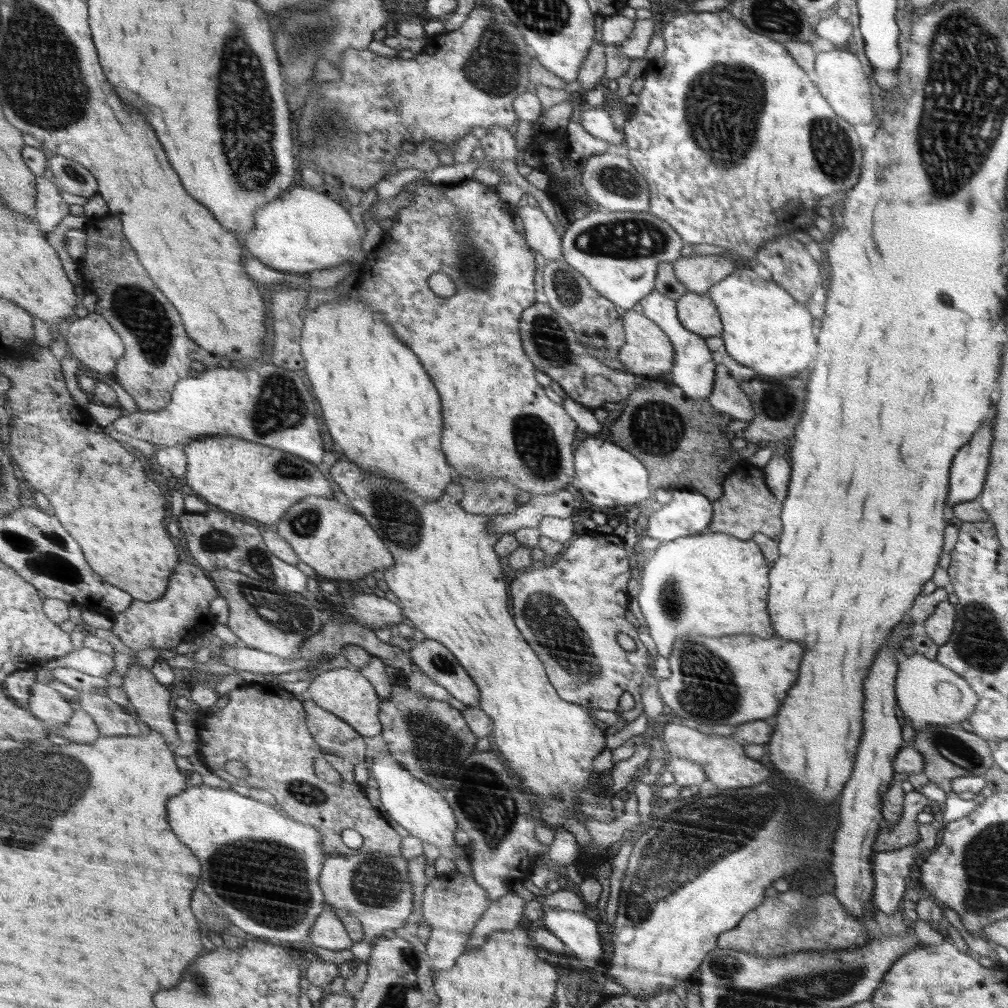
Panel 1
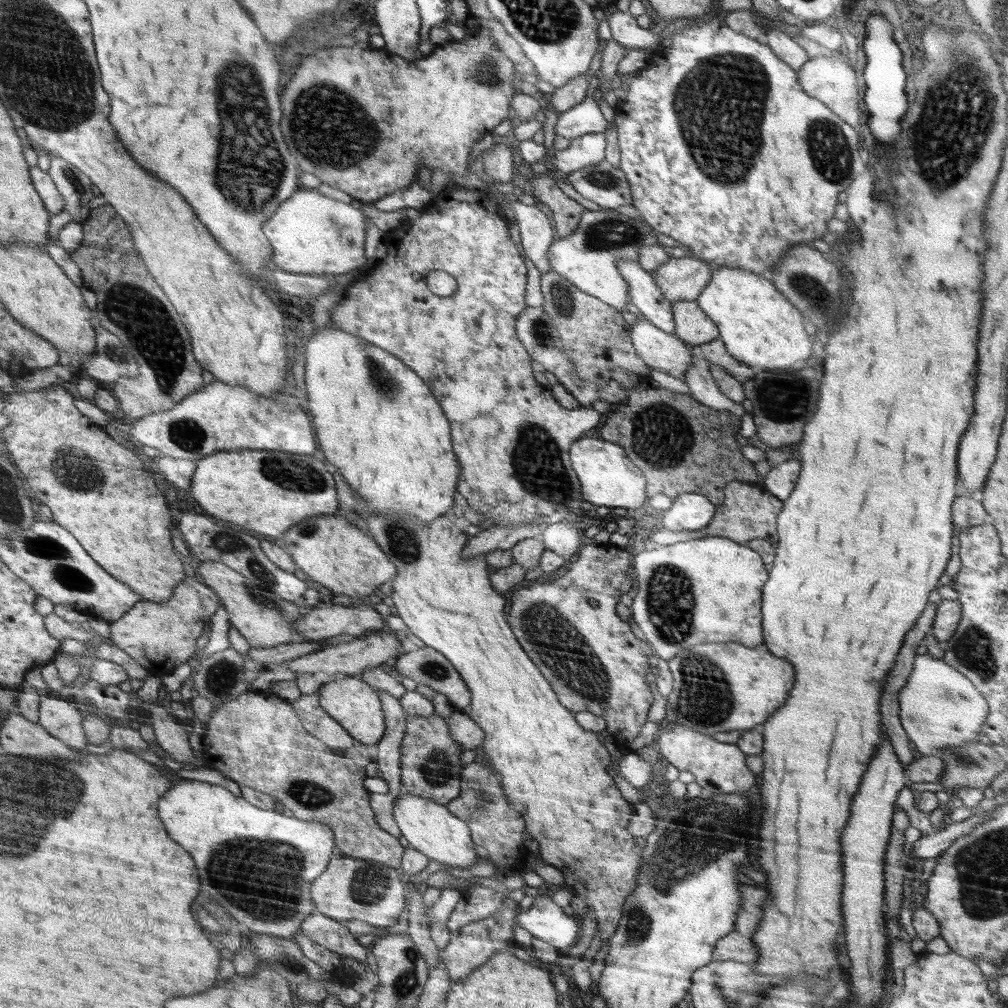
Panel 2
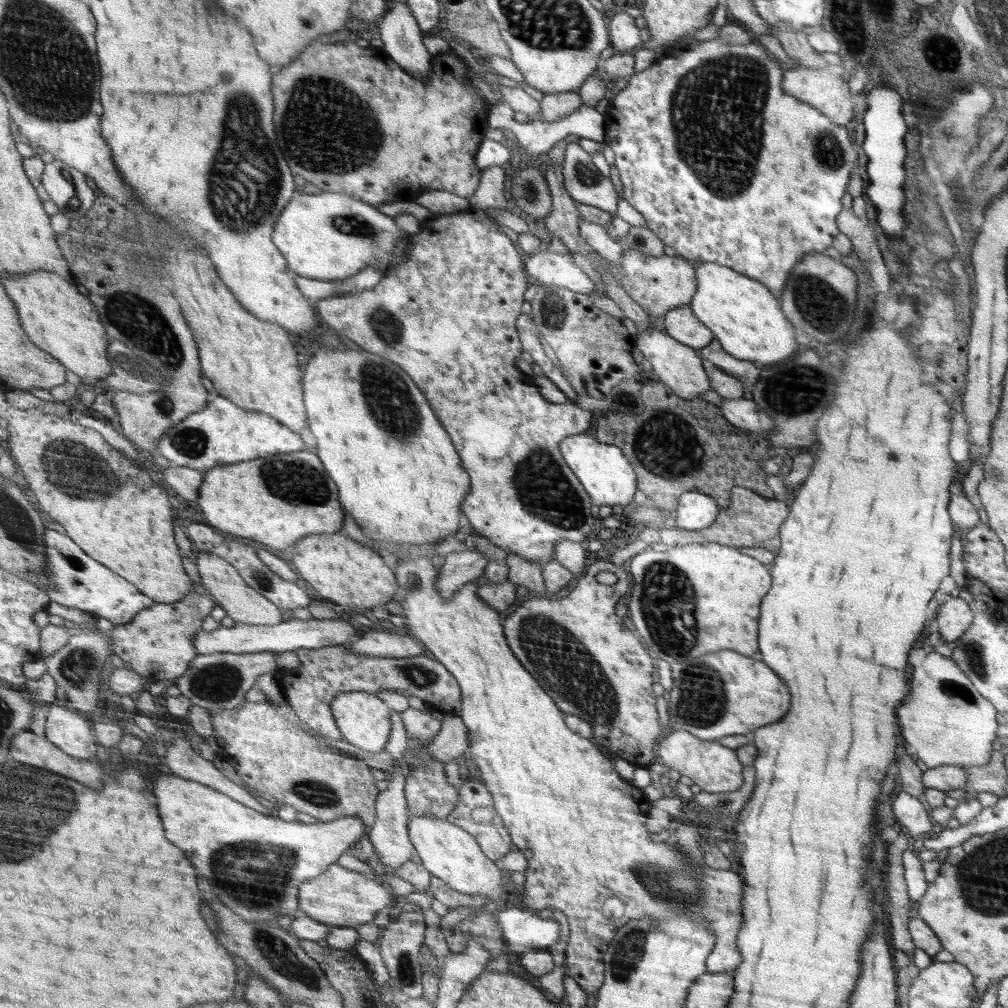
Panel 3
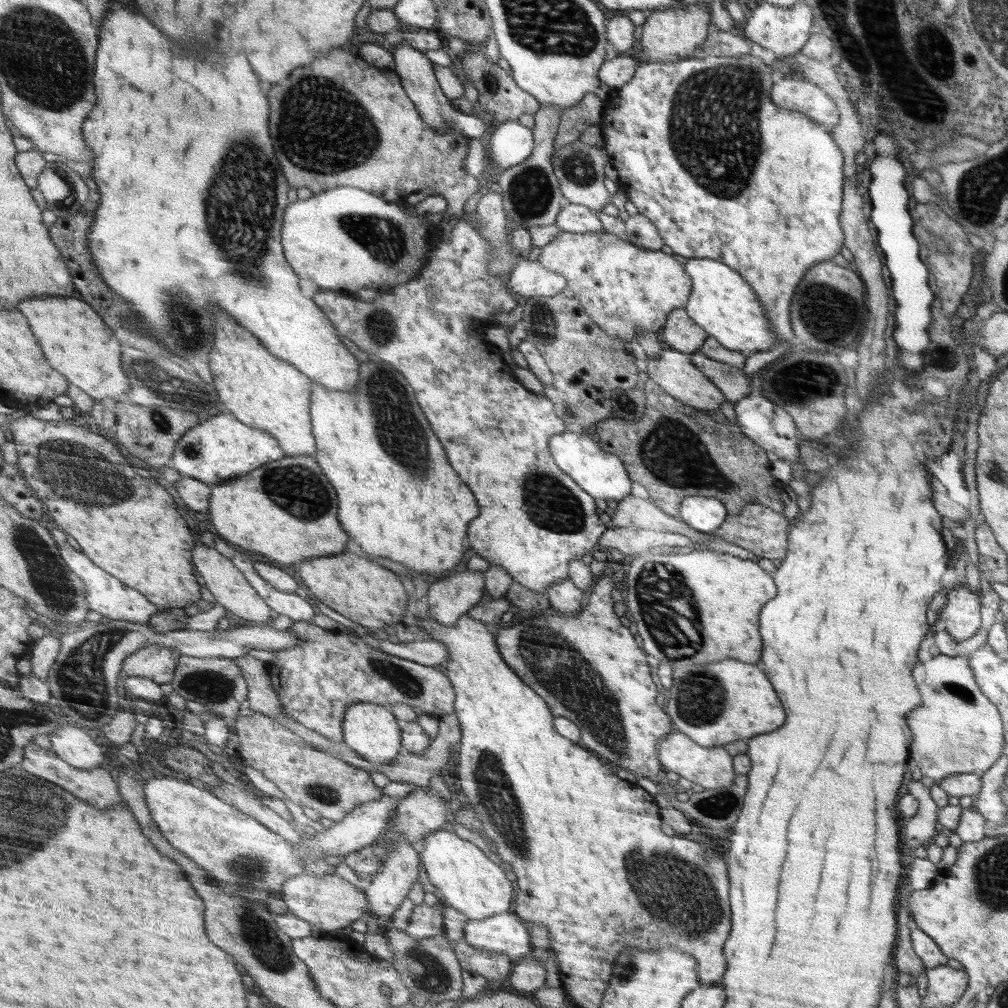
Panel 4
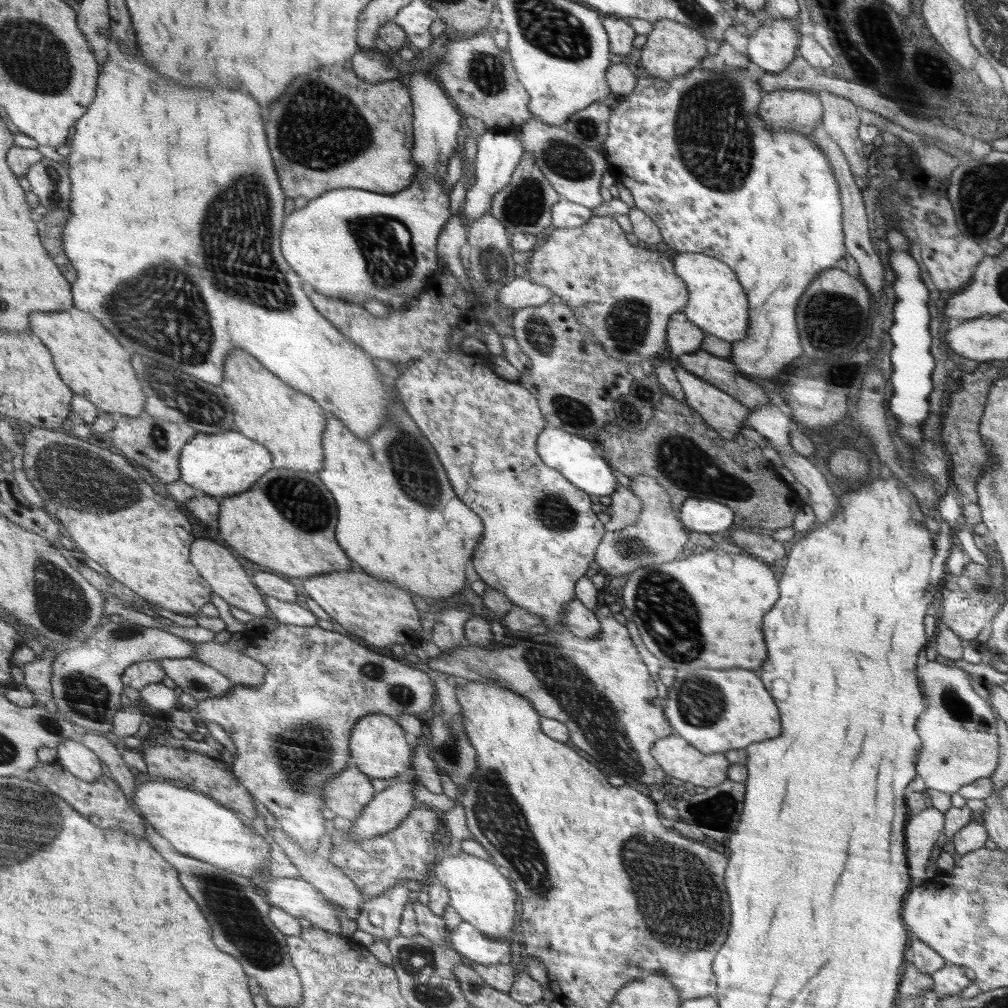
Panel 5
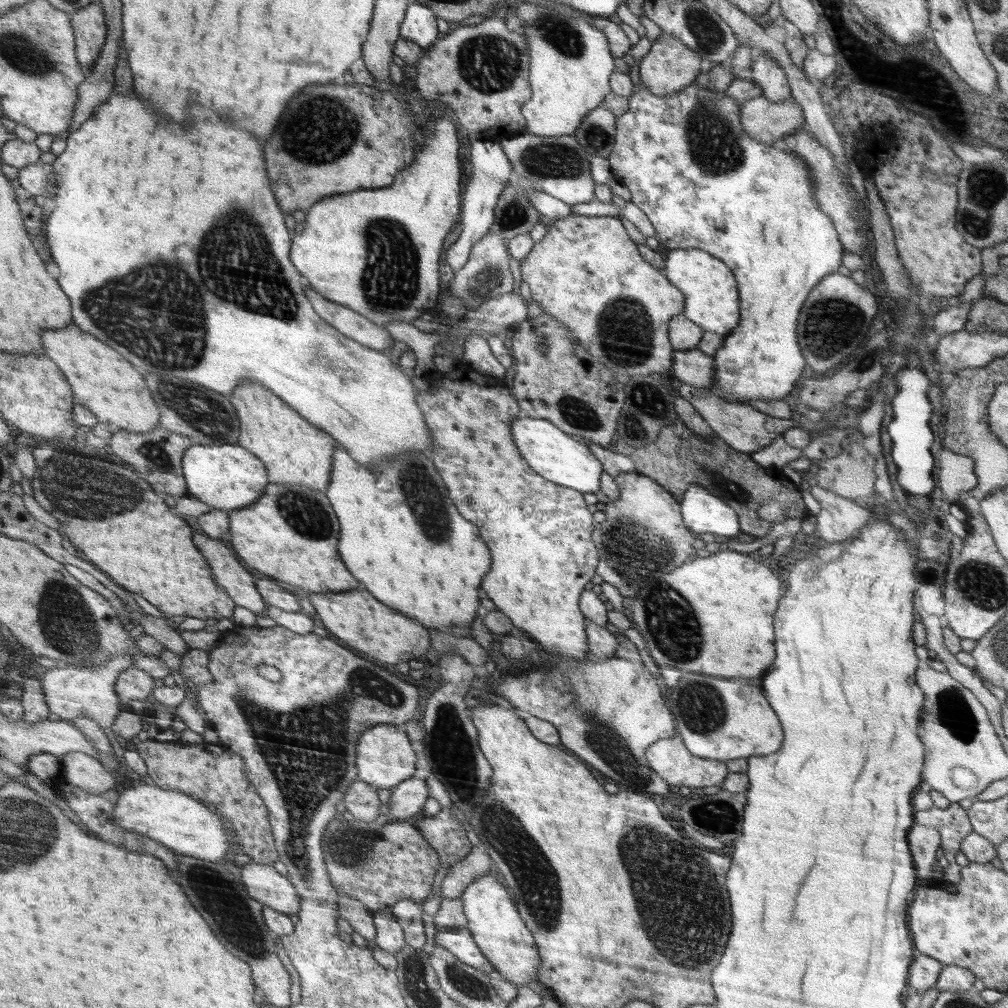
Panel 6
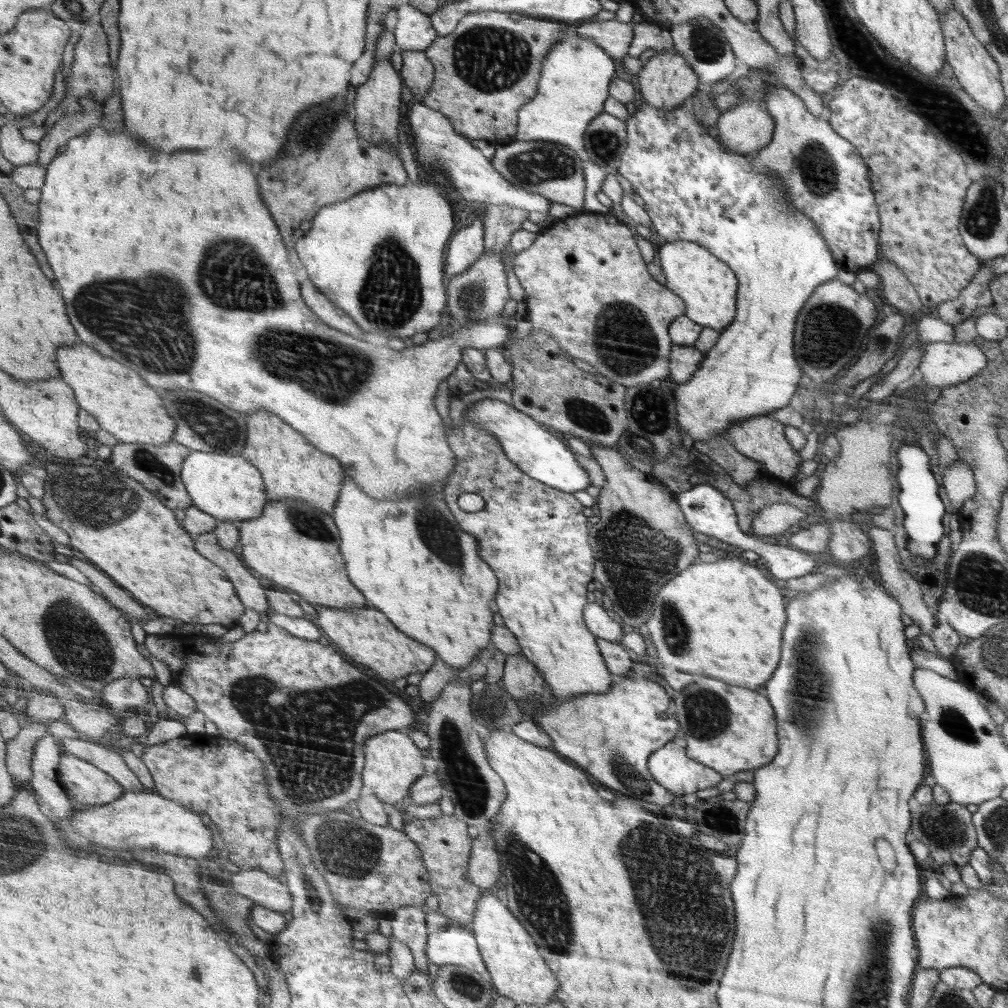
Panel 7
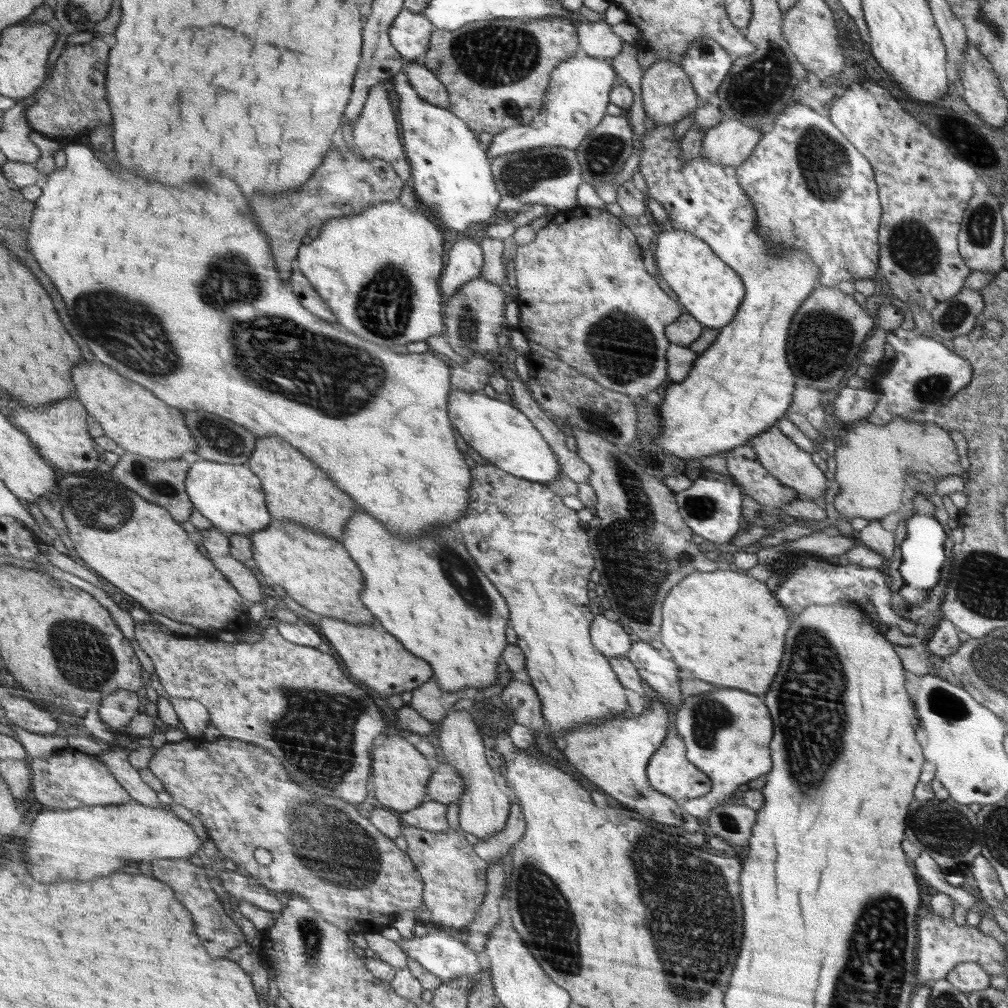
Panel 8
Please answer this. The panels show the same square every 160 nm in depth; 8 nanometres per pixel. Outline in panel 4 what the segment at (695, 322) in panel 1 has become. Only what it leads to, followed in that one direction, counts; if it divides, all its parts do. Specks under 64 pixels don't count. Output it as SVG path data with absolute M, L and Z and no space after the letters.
M684 307L675 308L664 326L664 345L690 355L699 352L709 335L687 315Z

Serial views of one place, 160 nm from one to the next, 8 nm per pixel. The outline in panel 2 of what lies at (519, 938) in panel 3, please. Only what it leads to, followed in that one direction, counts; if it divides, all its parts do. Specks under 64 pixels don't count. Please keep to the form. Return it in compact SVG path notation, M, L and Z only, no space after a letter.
M545 887L538 890L532 909L520 913L517 921L532 938L548 942L562 952L574 946L581 936L580 920L567 916L545 892Z

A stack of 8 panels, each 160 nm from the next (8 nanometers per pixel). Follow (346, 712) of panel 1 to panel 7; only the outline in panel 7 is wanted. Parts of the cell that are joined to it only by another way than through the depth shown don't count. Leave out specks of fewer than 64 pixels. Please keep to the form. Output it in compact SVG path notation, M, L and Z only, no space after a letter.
M390 730L373 736L365 743L364 752L364 784L368 785L369 792L374 793L389 805L394 805L407 798L413 784L424 774L422 754L414 746L414 742L406 734L402 734L402 730Z

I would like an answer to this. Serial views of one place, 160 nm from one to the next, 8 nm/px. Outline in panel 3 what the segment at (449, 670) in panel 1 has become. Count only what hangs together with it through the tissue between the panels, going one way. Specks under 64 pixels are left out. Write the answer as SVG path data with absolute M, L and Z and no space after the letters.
M345 644L325 646L319 649L296 649L300 666L289 671L278 671L278 682L285 700L296 716L310 728L317 730L324 740L338 740L343 736L338 730L331 703L344 692L364 692L378 695L381 690L395 690L408 696L416 696L432 710L459 716L462 712L462 689L455 676L439 661L419 654L409 658L384 658L360 656L346 649Z

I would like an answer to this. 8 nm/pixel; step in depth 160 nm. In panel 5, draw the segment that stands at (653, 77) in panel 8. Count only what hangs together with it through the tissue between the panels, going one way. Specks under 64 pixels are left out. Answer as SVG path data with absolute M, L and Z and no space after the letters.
M660 19L653 24L653 30L646 36L646 45L640 49L642 67L646 74L664 80L684 76L692 71L696 64L700 64L700 60L708 52L704 42L706 38L694 28L684 26L675 20Z

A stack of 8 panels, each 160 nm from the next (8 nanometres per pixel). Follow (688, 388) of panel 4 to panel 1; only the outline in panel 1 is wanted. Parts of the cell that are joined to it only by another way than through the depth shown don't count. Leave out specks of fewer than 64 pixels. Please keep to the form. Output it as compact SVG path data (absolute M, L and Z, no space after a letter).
M633 309L626 311L622 321L625 324L627 342L624 343L617 357L625 368L630 373L643 374L650 378L655 375L662 375L665 372L671 372L676 352L667 333L660 330L659 325L650 317L644 316L644 313L640 314Z

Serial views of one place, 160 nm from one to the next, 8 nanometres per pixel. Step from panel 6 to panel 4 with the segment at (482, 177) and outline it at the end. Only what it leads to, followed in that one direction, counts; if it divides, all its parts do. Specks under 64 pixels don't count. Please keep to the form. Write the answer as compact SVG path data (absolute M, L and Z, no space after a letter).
M517 120L496 124L487 149L493 171L501 172L526 160L532 154L533 140L533 129L526 128Z

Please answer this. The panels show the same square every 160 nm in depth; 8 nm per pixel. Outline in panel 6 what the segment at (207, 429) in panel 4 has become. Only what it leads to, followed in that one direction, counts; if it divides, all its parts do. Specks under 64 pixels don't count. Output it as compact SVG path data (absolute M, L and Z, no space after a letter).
M195 444L186 452L183 467L190 493L207 502L211 508L227 512L256 503L264 495L270 481L266 465L240 444Z

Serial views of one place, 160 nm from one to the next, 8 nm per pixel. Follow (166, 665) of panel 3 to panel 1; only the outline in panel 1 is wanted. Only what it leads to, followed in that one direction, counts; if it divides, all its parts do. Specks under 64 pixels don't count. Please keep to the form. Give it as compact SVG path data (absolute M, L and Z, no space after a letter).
M182 561L180 568L171 578L171 586L166 595L160 600L142 605L132 603L126 611L118 614L115 619L113 632L121 641L135 652L138 650L172 650L183 642L193 642L206 635L216 623L210 612L210 602L218 598L216 588L200 565Z

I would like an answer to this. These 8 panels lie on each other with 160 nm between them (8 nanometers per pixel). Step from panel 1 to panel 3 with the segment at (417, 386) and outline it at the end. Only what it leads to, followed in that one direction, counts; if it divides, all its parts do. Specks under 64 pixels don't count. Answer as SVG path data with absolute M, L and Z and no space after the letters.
M321 348L313 357L306 361L307 371L304 373L304 406L307 410L307 424L316 437L316 446L319 453L315 456L324 462L328 476L339 485L340 504L344 504L344 512L348 512L364 532L366 538L372 538L376 542L392 542L392 544L437 544L448 536L453 536L458 530L458 516L464 496L471 490L471 479L464 468L460 466L460 458L446 434L446 430L440 426L440 422L434 416L434 410L428 406L424 394L416 388L416 384L408 378L408 374L394 362L386 360L387 357L368 352L358 352L352 349Z

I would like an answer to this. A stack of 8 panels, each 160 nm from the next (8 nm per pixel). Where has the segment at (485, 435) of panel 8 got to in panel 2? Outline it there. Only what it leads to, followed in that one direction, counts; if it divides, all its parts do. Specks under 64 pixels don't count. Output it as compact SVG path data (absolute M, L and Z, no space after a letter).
M583 438L575 440L570 450L571 467L582 484L583 496L588 500L586 504L594 506L610 506L610 508L638 508L646 500L644 486L647 486L647 477L642 469L636 468L624 450L611 441L598 438Z

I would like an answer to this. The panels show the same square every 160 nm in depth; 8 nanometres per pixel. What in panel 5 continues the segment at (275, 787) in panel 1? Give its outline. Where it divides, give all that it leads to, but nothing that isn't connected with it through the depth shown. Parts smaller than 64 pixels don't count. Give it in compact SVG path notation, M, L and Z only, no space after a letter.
M355 765L345 768L323 786L325 806L350 821L358 819L373 798L370 778Z

